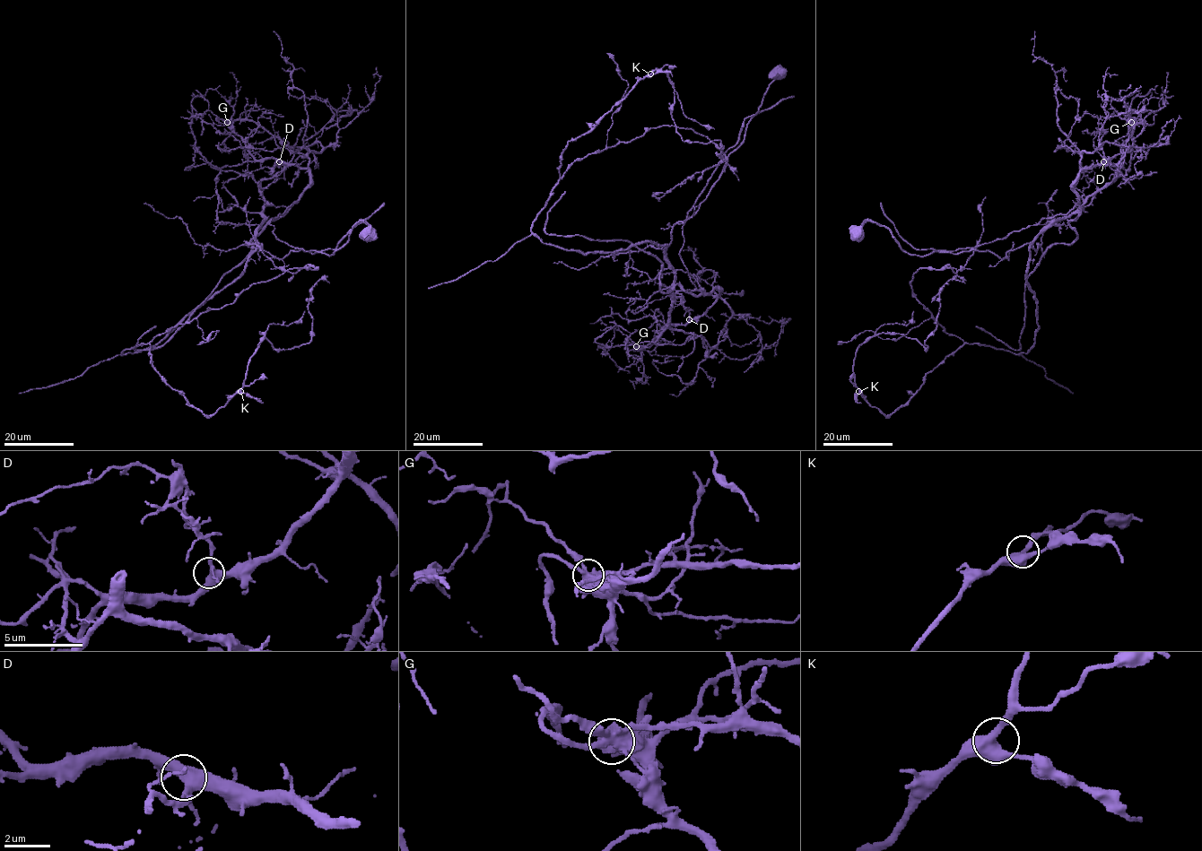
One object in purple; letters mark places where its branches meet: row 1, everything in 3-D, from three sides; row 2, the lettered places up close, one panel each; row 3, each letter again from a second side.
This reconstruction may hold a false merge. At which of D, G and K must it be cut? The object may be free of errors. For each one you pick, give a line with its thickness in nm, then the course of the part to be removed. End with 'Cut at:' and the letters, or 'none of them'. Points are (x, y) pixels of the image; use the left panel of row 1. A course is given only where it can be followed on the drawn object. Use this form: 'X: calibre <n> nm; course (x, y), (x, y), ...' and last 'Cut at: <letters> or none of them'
G: calibre 480 nm; course (227, 122), (282, 151), (256, 251), (122, 353), (148, 343), (212, 415), (262, 334), (309, 342), (329, 283)
Cut at: G

